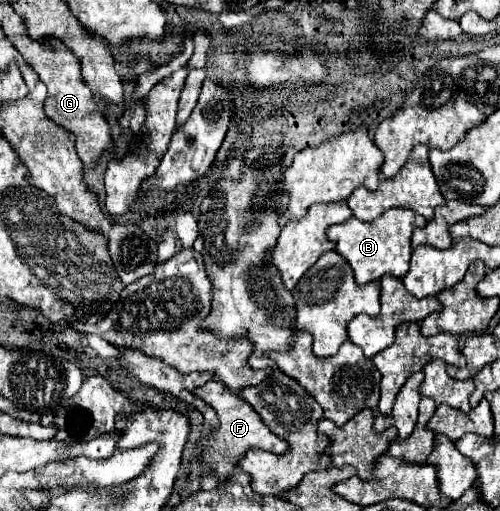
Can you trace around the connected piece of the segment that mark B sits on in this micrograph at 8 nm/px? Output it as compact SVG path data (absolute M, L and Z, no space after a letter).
M395 208L381 214L375 222L349 218L343 224L333 224L327 230L327 238L337 244L335 250L351 264L357 284L367 284L371 280L379 280L383 274L393 274L397 278L405 276L411 258L411 234L415 228L426 224L425 218L418 213Z

